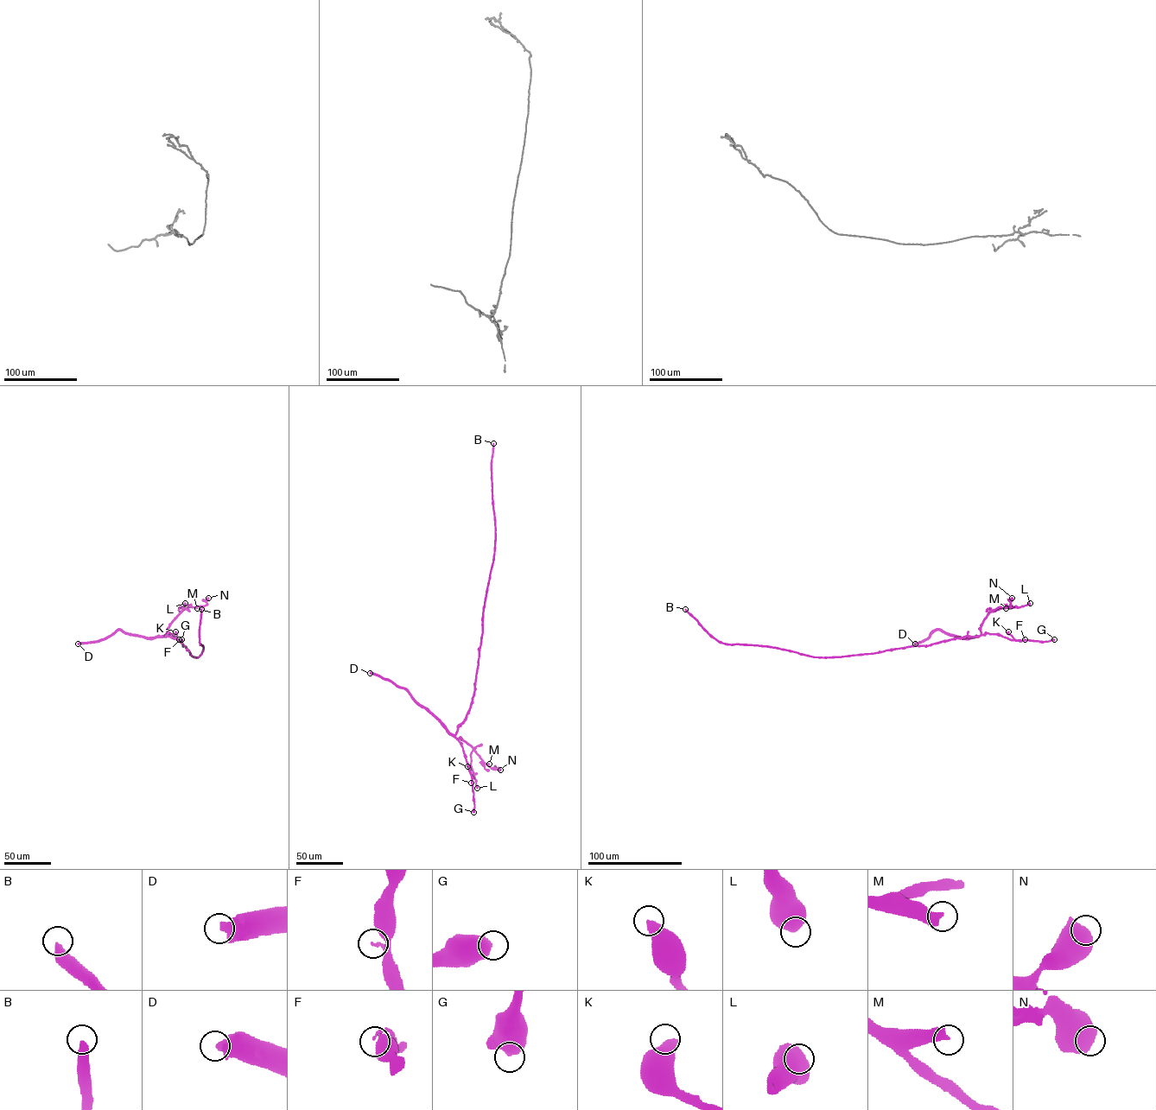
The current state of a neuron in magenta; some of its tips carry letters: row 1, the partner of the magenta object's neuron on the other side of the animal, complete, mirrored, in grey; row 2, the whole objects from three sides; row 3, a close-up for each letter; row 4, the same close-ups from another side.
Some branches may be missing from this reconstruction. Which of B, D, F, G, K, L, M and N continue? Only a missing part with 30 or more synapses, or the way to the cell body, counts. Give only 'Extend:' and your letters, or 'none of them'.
Extend: B

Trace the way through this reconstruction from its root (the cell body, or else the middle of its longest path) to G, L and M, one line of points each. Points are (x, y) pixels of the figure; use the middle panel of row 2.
G: (480, 642), (471, 707), (455, 737), (462, 748), (472, 779), (473, 812)
L: (480, 642), (471, 707), (455, 737), (473, 748), (471, 769), (477, 788)
M: (480, 642), (471, 707), (455, 737), (466, 742), (489, 764)

